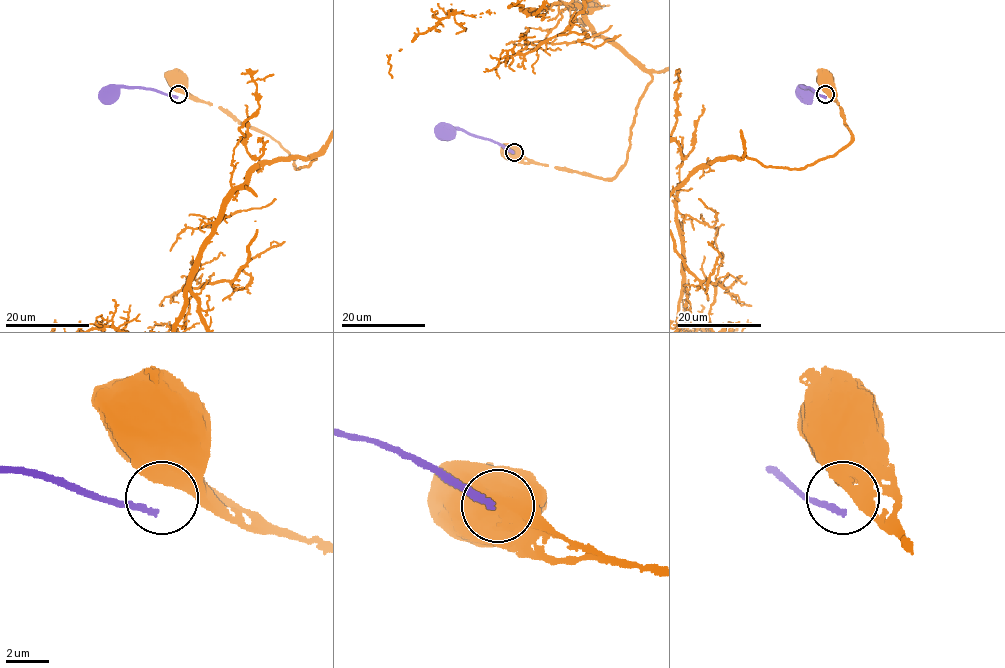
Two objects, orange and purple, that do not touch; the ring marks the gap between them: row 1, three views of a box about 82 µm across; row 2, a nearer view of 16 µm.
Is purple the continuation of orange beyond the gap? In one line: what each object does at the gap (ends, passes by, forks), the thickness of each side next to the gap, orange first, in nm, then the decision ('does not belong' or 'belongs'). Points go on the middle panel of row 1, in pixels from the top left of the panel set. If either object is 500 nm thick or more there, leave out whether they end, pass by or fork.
850 nm thick on the orange side, 260 nm on the other; does not belong

